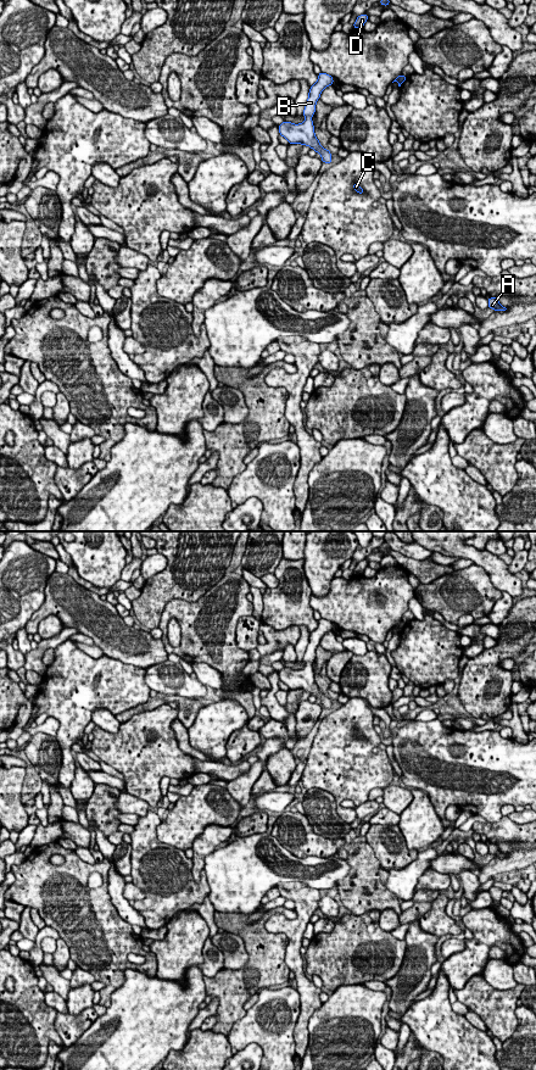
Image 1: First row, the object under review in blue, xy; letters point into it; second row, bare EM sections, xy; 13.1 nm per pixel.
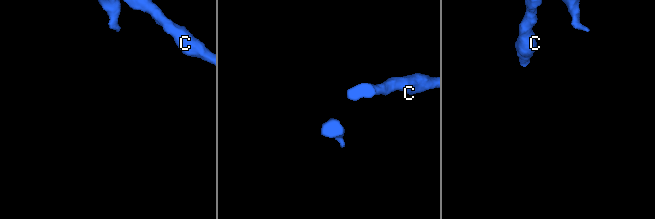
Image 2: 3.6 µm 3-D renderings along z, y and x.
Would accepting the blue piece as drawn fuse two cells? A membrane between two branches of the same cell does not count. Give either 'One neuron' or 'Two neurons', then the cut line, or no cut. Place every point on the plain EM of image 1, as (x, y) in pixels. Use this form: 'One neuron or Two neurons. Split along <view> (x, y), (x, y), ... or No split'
One neuron. No split

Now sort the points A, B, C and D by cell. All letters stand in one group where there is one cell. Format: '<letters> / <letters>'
A B C D

